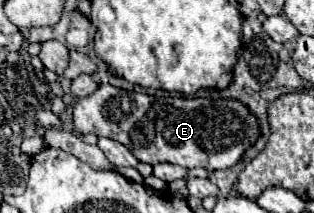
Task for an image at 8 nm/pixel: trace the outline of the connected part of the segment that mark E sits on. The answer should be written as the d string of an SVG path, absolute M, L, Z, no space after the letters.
M100 85L92 95L76 101L74 105L74 127L78 133L94 133L98 137L110 137L126 145L134 157L142 163L174 163L184 169L206 167L206 169L228 169L244 159L244 153L260 139L258 117L238 99L184 99L184 97L152 97L136 91L116 89L112 85Z

